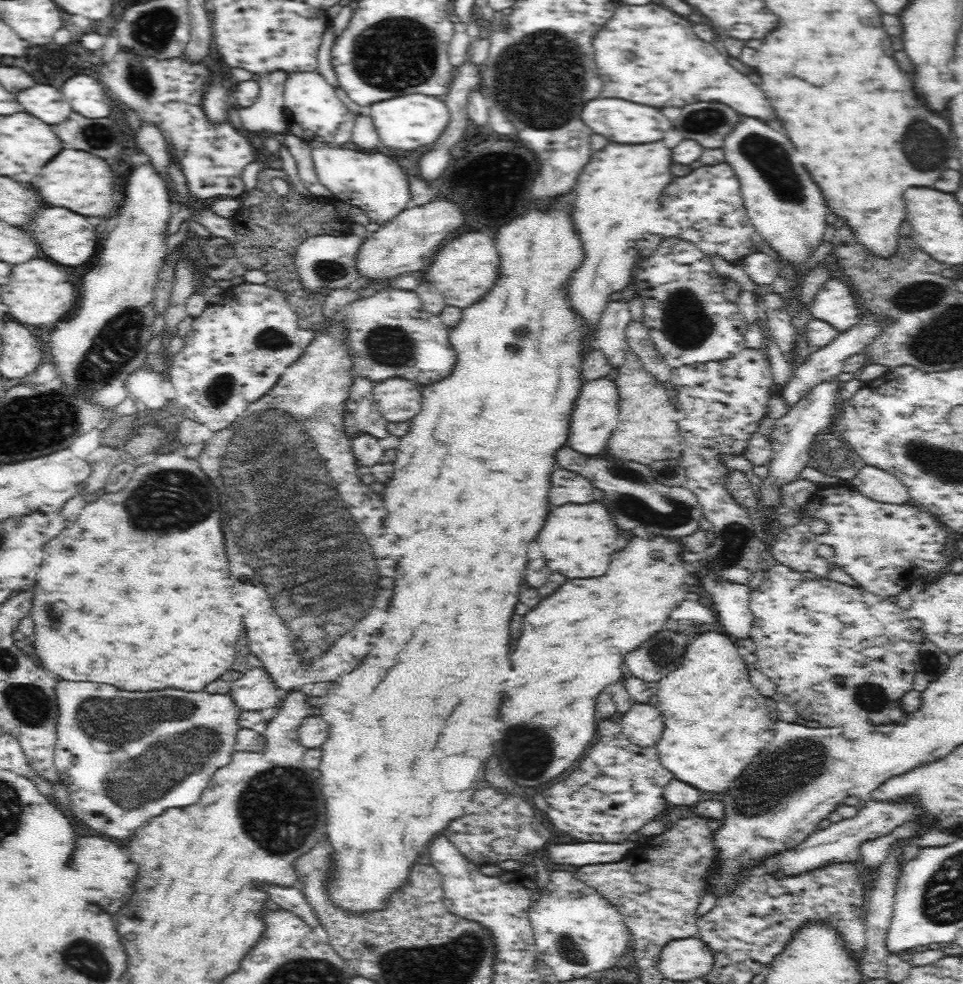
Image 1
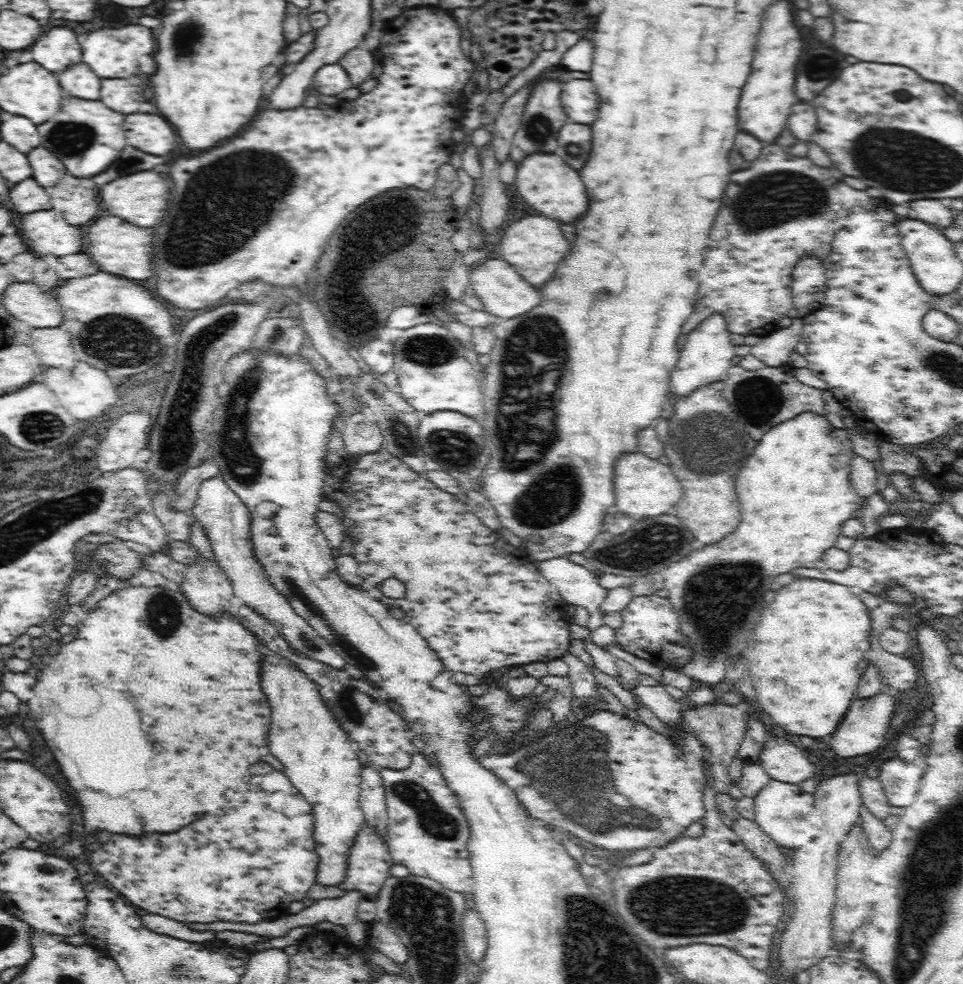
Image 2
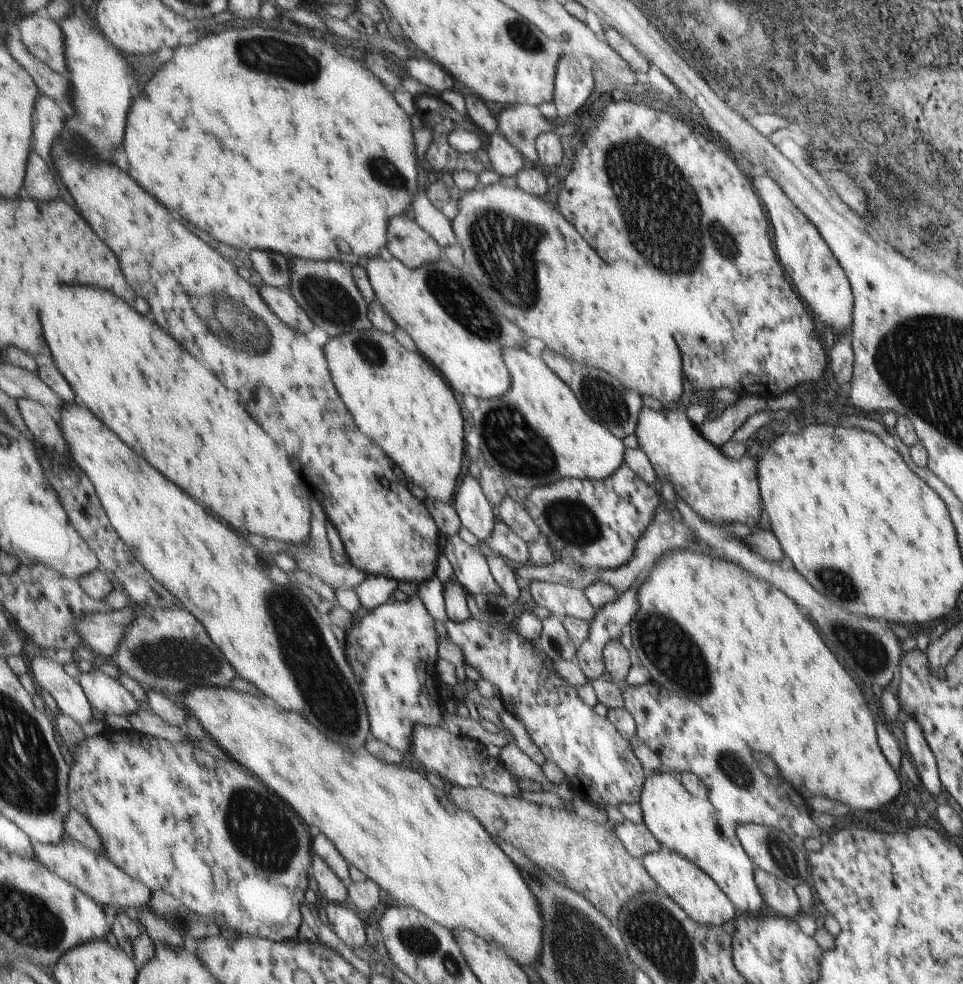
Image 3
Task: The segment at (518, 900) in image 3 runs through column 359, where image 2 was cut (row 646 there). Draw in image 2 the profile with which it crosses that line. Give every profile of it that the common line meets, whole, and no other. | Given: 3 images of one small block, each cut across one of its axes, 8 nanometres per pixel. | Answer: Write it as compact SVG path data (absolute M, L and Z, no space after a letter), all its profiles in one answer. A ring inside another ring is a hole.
M794 577L775 594L772 606L762 610L762 624L754 626L750 648L746 648L752 680L758 688L758 702L784 730L814 738L828 737L837 730L836 720L848 712L858 690L858 680L862 680L858 664L872 648L871 610L856 596L858 593L853 587L827 580Z

